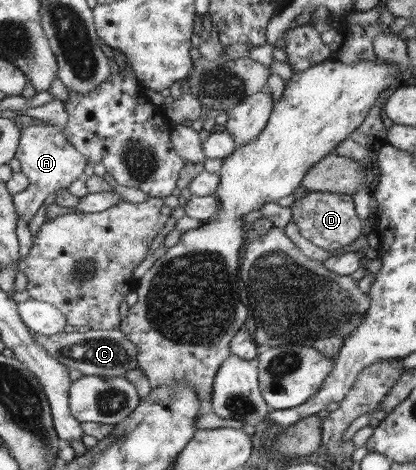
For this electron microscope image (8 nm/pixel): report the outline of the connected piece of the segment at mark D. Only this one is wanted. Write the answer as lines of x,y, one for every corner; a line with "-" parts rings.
307,192
303,198
296,199
290,208
293,212
293,221
297,224
299,231
311,243
330,252
352,244
365,228
356,214
350,194

